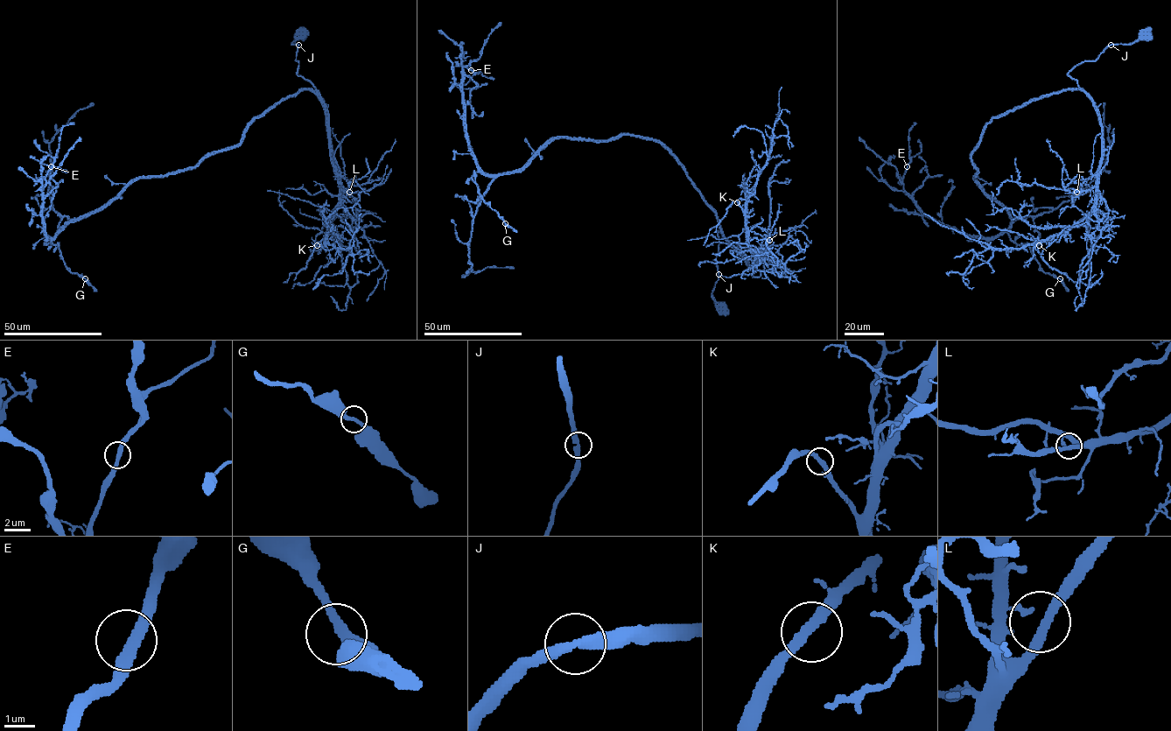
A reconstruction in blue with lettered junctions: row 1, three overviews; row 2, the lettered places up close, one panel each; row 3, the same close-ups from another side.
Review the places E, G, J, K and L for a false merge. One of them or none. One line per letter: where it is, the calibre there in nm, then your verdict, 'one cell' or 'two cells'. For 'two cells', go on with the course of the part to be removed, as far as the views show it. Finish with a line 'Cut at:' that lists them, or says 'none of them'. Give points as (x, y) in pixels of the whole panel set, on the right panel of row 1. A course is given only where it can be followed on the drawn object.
E: at (907, 166); 360 nm thick; one cell
G: at (1060, 278); 280 nm thick; one cell
J: at (1111, 45); 320 nm thick; one cell
K: at (1039, 245); 360 nm thick; one cell
L: at (1076, 192); 320 nm thick; one cell
Cut at: none of them

